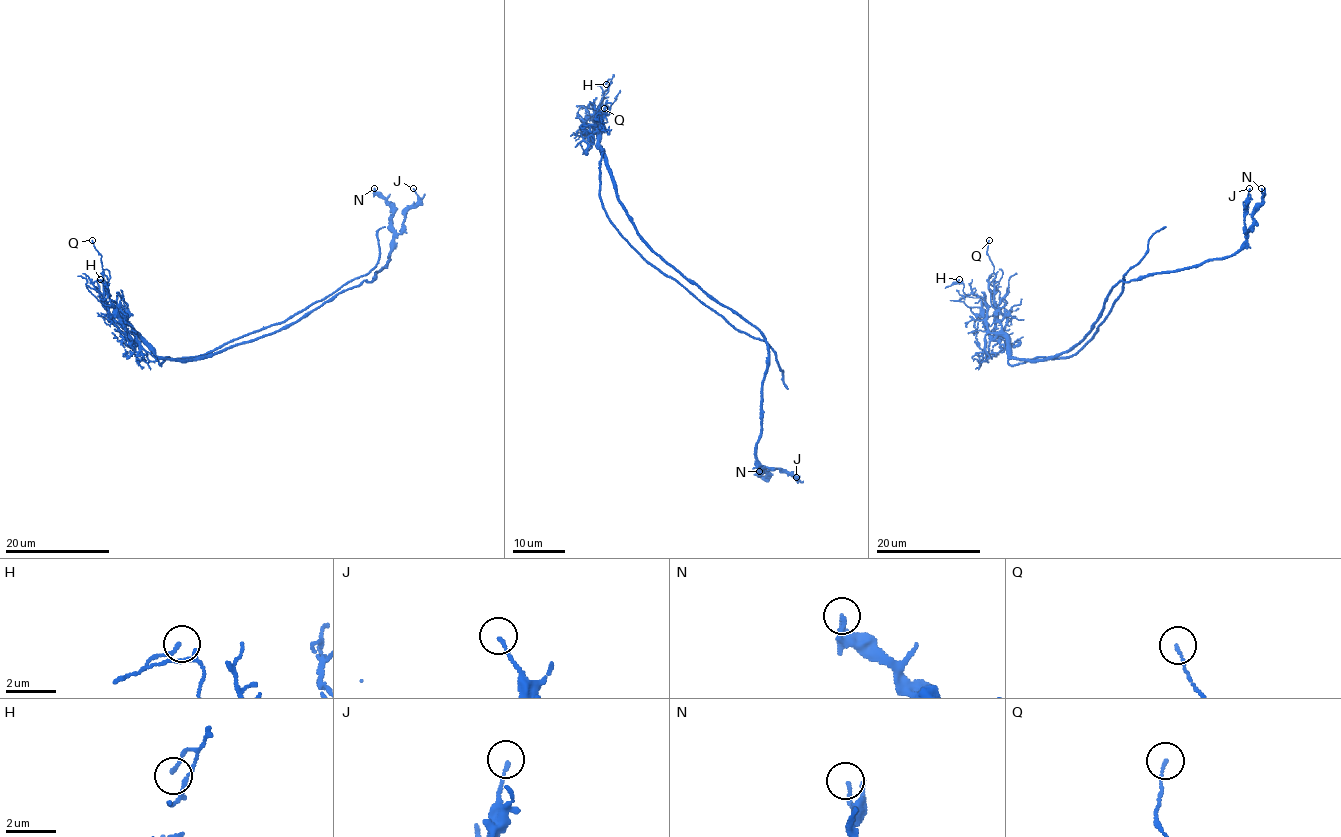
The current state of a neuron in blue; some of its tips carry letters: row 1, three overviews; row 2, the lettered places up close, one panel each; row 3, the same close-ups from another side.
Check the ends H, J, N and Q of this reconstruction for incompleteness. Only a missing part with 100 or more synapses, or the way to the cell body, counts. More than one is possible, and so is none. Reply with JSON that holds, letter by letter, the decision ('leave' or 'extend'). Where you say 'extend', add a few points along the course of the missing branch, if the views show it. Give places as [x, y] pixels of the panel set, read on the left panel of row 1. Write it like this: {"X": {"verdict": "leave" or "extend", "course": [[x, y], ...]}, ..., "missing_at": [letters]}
{"H": {"verdict": "leave"}, "J": {"verdict": "leave"}, "N": {"verdict": "leave"}, "Q": {"verdict": "leave"}, "missing_at": []}

